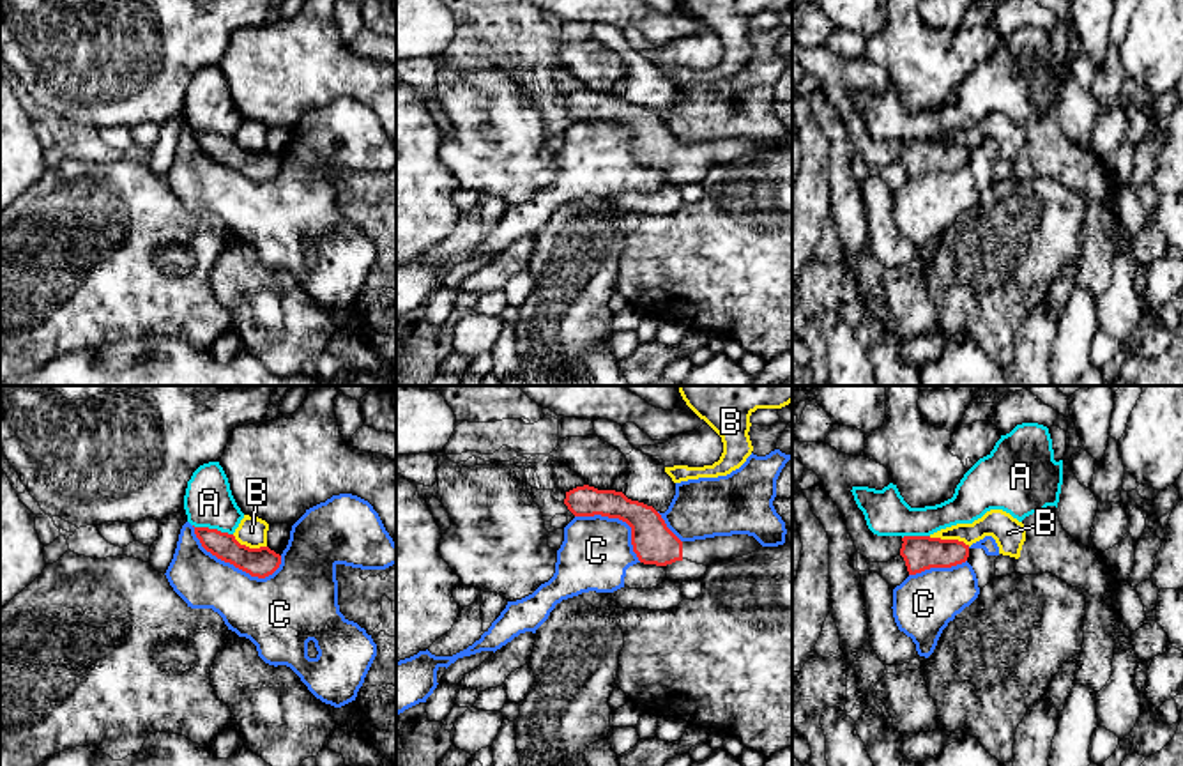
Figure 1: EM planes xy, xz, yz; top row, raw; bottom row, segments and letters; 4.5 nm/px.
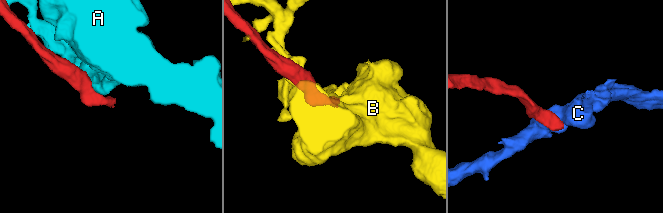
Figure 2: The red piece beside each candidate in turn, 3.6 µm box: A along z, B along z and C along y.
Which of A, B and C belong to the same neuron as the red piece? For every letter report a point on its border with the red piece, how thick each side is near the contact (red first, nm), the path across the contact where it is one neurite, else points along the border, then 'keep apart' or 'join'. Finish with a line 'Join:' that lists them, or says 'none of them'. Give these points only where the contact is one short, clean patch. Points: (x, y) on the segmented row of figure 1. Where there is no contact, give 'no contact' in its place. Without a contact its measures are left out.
A: meets red in xy at (213, 529); 130 nm thick on the red side, 220 nm on the other; border along xy (193, 524), (232, 535); keep apart
B: meets red in yz at (950, 540); 160 nm thick on the red side, 140 nm on the other; border along yz (929, 536), (957, 538), (969, 545); keep apart
C: meets red in xy at (232, 563); 130 nm thick on the red side, 280 nm on the other; keep apart
Join: none of them

